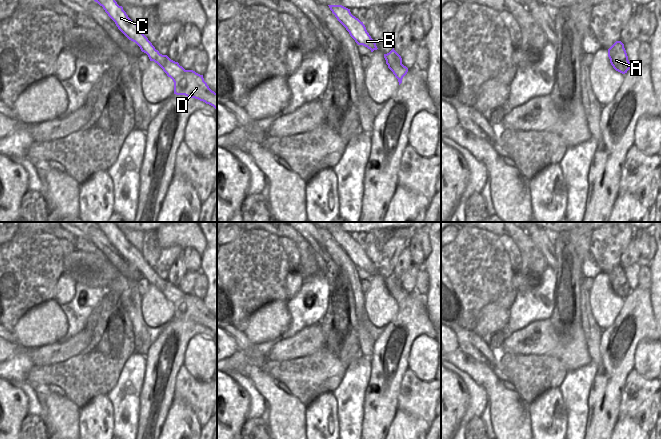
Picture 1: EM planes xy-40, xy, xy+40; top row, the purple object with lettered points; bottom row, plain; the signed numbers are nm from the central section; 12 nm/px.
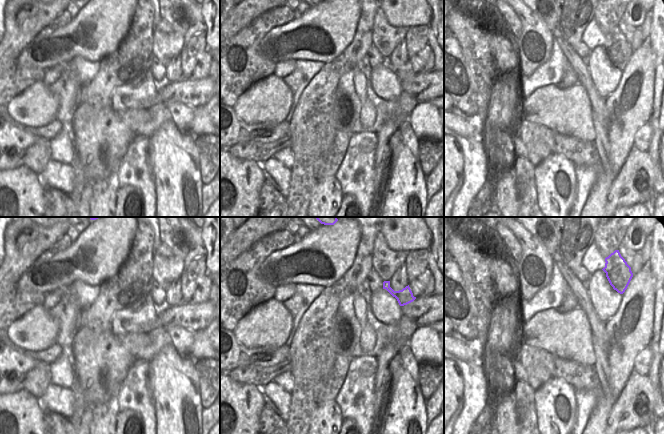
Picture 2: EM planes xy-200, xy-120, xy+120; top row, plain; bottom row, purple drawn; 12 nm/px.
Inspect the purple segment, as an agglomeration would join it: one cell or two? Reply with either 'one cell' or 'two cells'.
two cells

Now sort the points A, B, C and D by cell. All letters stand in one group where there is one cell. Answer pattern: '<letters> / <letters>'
A / B C D

